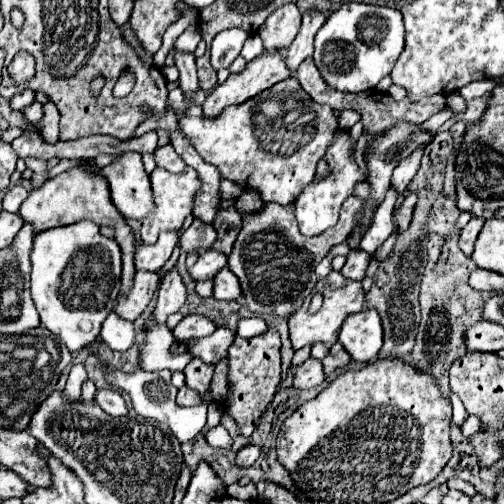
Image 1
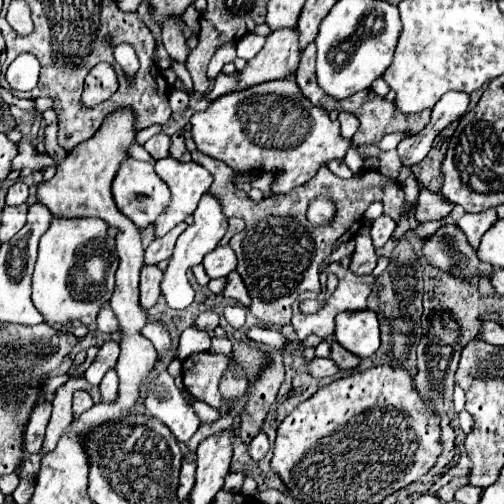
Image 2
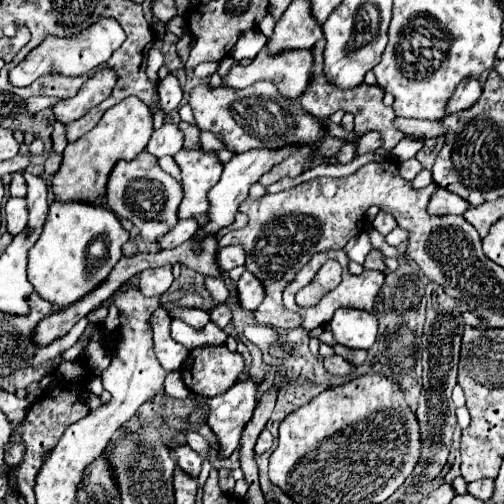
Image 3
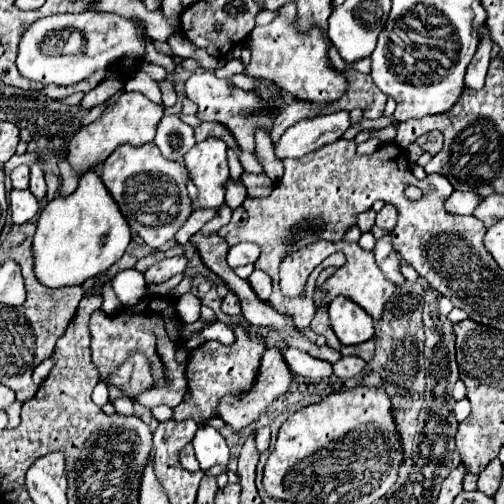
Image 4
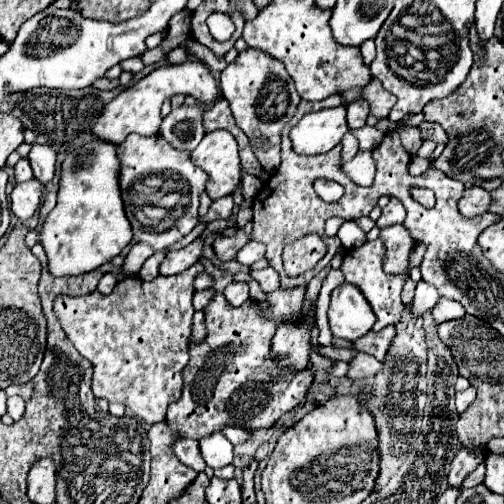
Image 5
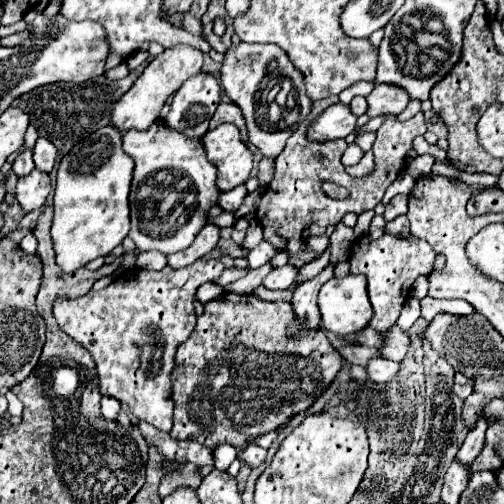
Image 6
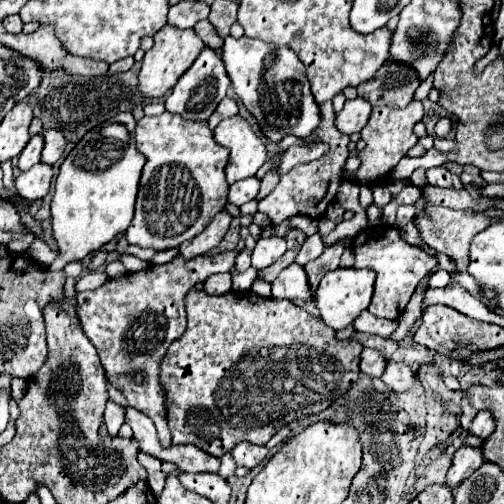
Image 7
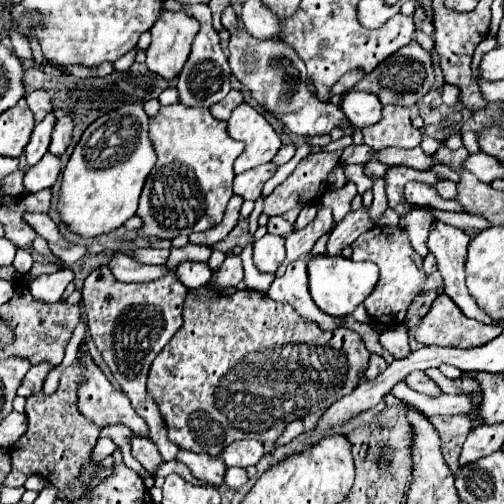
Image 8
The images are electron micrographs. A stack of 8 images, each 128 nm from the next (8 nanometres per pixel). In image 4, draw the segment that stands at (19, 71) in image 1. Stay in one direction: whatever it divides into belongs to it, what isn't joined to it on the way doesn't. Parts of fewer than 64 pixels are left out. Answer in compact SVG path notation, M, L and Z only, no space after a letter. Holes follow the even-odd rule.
M88 10L88 12L82 12L82 14L60 14L60 16L42 18L42 20L34 22L26 30L26 34L22 36L16 64L18 64L20 74L26 76L32 82L68 86L68 84L76 84L76 82L88 78L96 70L112 66L114 62L118 62L124 56L146 58L146 62L154 62L154 64L164 66L167 76L159 83L160 92L162 92L162 104L164 104L164 108L170 108L170 106L176 104L178 94L174 89L173 76L176 64L172 62L172 58L156 52L156 48L152 46L152 40L146 36L142 22L134 22L134 20L122 18L118 14ZM74 30L82 34L82 42L78 44L78 48L68 52L66 44L70 40L70 32L74 32Z

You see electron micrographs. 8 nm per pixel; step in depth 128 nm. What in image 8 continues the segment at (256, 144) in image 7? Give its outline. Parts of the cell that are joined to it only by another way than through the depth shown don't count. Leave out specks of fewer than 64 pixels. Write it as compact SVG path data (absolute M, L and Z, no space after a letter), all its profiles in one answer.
M240 104L226 122L228 136L246 144L244 152L234 162L234 174L242 174L260 164L266 164L280 150L282 142L272 126L248 104Z

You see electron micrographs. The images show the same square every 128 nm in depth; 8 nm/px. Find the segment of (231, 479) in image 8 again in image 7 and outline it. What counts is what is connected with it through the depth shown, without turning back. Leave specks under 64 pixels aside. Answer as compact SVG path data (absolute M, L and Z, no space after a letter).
M226 452L220 460L222 460L222 466L220 466L218 474L220 474L220 476L224 476L226 480L228 480L228 478L232 478L232 476L234 476L234 470L236 470L236 462L232 460L232 454L230 454L230 452Z

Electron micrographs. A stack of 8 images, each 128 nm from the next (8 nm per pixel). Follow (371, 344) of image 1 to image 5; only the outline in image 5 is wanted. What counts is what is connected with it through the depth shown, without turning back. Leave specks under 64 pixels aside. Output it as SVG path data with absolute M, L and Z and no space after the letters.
M344 282L332 292L332 300L328 308L328 322L336 338L354 342L372 330L376 316L370 304L364 300L362 292L354 288L352 284Z

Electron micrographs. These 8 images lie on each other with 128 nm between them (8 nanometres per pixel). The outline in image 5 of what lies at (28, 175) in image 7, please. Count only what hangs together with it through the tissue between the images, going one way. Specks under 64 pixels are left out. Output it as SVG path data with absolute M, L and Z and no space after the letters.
M32 178L28 182L14 186L10 194L10 208L20 220L28 220L38 212L42 196L44 196L44 184Z

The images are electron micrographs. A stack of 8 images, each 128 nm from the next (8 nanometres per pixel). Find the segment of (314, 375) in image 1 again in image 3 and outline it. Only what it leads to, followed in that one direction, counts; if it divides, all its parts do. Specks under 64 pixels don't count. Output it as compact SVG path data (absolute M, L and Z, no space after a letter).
M330 356L330 358L324 358L324 368L328 370L328 372L332 372L332 374L338 374L338 376L346 376L354 366L350 364L350 362L346 362L344 358L340 358L340 356Z

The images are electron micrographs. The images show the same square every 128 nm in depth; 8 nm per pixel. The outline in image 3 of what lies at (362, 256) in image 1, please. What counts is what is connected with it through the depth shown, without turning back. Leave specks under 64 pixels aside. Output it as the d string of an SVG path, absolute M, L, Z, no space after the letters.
M372 250L372 252L366 256L364 268L366 268L366 270L380 270L380 272L384 272L386 266L384 266L384 262L382 262L382 252L380 252L380 250Z

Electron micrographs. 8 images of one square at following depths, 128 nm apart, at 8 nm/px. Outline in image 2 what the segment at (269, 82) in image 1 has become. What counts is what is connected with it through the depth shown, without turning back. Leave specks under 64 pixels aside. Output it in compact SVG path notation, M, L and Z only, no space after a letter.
M276 30L266 38L264 48L248 60L244 70L238 72L238 84L234 90L246 90L250 86L282 80L296 72L300 62L296 30Z

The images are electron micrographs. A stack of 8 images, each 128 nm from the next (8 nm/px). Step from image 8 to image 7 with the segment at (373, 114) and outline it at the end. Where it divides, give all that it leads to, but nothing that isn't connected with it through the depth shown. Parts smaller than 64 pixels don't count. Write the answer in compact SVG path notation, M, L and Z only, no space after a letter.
M358 96L354 100L346 100L344 108L336 114L336 128L340 128L340 132L344 134L360 132L368 122L370 112L372 112L372 106L364 98Z

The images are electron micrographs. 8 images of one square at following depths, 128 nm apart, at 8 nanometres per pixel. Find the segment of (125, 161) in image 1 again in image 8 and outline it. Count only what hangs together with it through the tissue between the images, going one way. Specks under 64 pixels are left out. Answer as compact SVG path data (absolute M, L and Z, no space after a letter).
M182 104L162 106L154 118L150 118L148 138L156 150L156 164L148 174L144 184L138 216L142 218L142 228L138 230L144 238L160 238L160 240L174 240L176 236L190 236L192 232L208 230L220 224L224 208L232 198L232 180L234 180L234 160L242 154L244 142L236 142L226 132L226 122L216 120L208 108L186 108Z

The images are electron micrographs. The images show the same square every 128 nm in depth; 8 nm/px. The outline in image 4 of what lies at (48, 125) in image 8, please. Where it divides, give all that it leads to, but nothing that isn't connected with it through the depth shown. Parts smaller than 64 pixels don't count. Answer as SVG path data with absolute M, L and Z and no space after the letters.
M18 166L18 168L14 168L12 170L12 174L10 174L10 178L12 178L12 186L16 188L16 190L26 190L28 188L28 174L30 174L30 170L28 170L28 166Z

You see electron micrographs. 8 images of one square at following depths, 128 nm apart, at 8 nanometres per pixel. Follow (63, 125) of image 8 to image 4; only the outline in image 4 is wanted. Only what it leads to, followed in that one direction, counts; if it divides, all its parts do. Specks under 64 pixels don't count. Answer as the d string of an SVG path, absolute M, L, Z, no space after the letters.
M42 158L34 166L30 166L30 192L36 196L38 202L44 200L46 196L46 182L44 182L44 164Z

